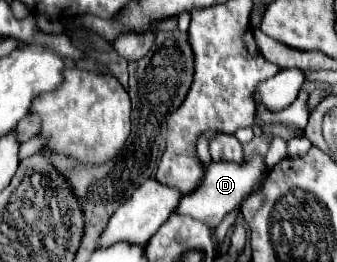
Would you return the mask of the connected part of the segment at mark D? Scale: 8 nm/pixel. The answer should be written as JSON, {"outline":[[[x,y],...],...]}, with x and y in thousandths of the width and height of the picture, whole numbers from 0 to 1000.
{"outline":[[[745,588],[733,595],[715,626],[703,618],[626,618],[614,641],[614,664],[602,679],[602,710],[591,710],[591,725],[579,725],[579,740],[543,748],[543,771],[531,779],[531,802],[519,802],[525,817],[555,817],[567,832],[591,832],[596,847],[614,847],[614,863],[644,870],[650,847],[691,802],[703,802],[715,786],[715,771],[727,756],[739,756],[763,710],[786,702],[786,679],[798,664],[798,634],[786,618],[786,595],[774,588]]]}

